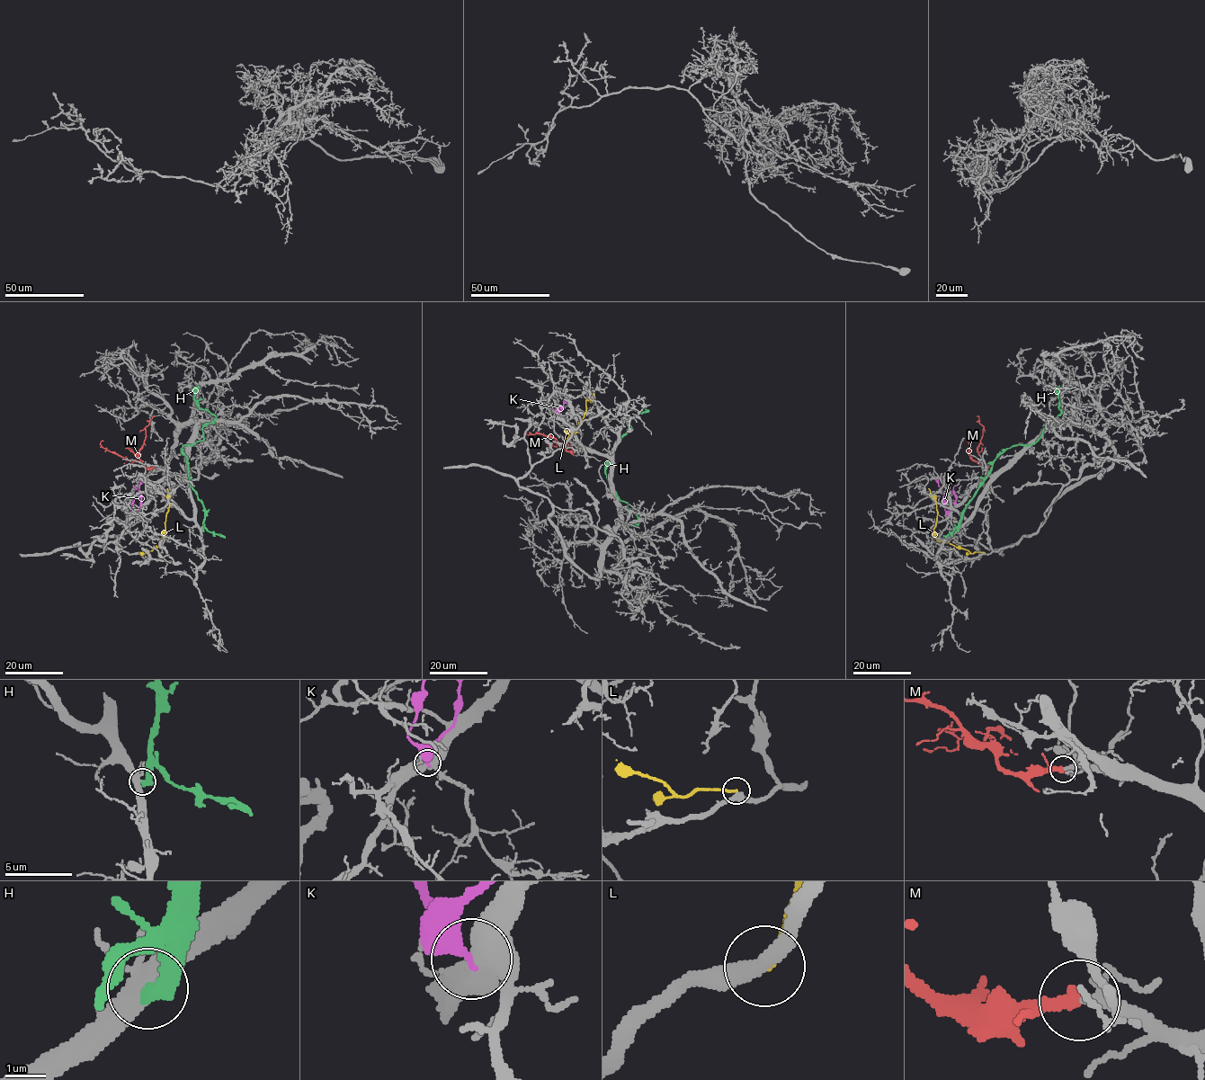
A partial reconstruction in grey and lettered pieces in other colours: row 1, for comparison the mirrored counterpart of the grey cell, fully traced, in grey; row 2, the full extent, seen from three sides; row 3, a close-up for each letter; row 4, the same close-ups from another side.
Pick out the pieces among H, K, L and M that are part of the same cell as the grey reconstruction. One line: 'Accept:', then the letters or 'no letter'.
Accept: M

